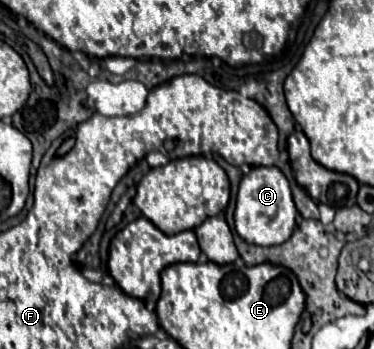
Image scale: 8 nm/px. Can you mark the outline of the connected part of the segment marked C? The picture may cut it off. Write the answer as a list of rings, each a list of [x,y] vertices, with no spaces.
[[[257,166],[241,178],[235,206],[235,230],[237,234],[255,246],[275,246],[285,242],[295,228],[297,208],[291,198],[287,178],[277,166]]]

